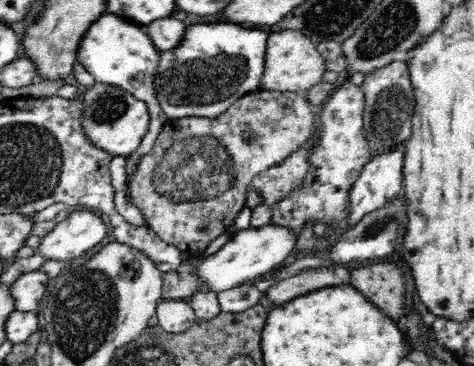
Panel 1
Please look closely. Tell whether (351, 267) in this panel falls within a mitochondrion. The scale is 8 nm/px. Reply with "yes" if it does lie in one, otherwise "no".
no

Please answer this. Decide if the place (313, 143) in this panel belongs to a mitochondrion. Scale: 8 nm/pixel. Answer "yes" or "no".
no

